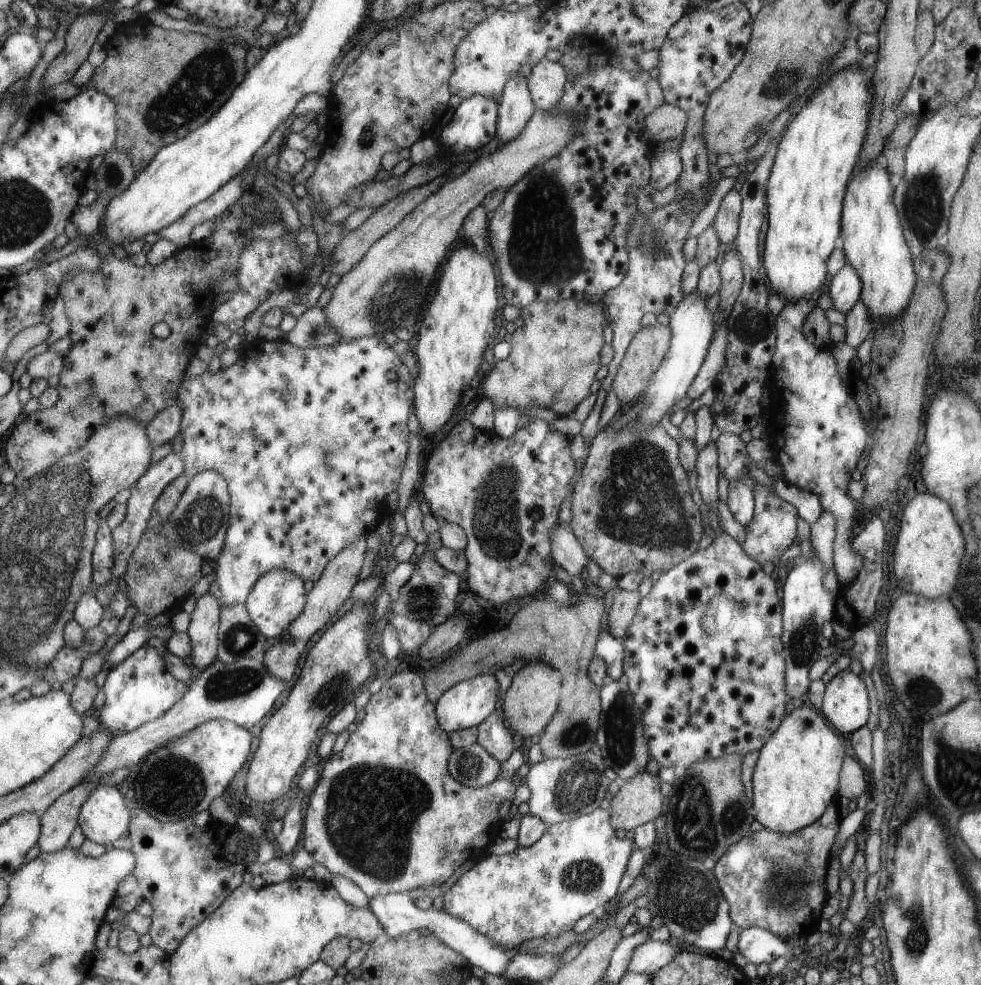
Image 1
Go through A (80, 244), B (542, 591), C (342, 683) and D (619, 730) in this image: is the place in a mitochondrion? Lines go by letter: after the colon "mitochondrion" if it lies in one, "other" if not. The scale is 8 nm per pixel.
A: other
B: other
C: mitochondrion
D: mitochondrion

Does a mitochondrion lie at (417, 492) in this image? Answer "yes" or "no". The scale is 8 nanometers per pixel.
no

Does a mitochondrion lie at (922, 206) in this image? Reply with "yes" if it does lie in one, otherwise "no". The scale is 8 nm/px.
yes

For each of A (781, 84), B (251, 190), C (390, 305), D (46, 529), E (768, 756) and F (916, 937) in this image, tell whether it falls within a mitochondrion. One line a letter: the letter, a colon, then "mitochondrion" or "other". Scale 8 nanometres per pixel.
A: mitochondrion
B: other
C: mitochondrion
D: mitochondrion
E: other
F: mitochondrion

